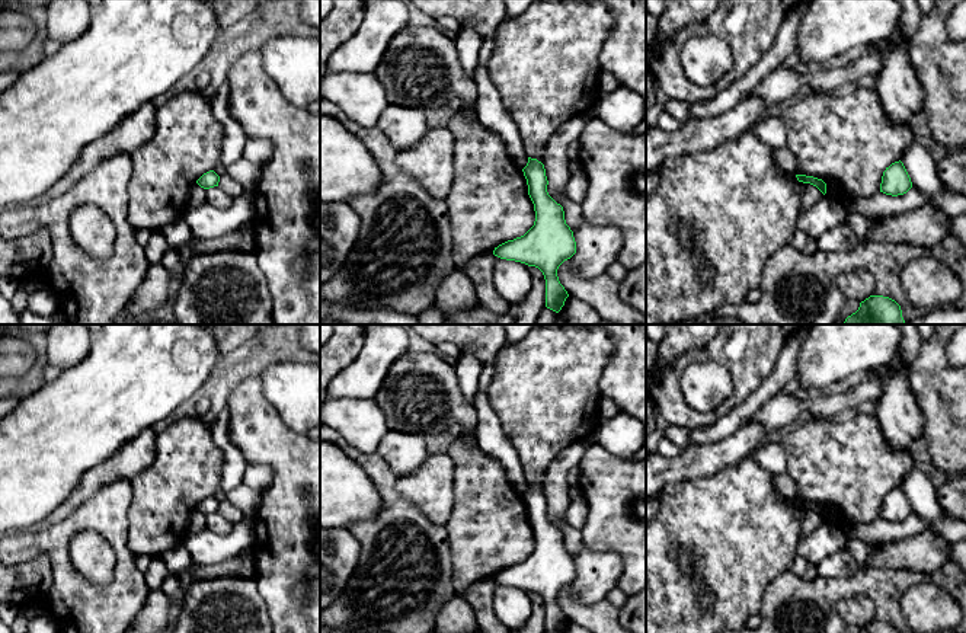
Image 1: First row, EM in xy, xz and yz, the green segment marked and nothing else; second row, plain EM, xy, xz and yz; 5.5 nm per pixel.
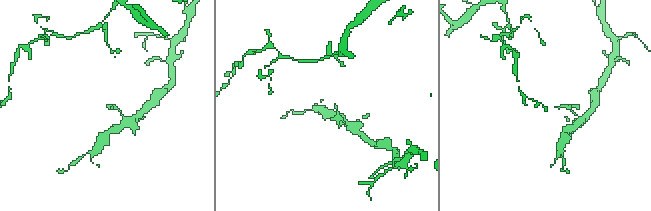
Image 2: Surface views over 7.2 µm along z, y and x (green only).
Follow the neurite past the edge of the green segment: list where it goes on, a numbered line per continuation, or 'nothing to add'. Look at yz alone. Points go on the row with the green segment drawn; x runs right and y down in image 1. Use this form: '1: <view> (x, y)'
nothing to add

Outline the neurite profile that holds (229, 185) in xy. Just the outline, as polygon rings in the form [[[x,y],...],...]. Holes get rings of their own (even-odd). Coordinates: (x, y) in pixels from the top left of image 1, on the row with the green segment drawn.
[[[227,175],[220,178],[218,186],[231,198],[236,198],[244,192],[244,188]]]

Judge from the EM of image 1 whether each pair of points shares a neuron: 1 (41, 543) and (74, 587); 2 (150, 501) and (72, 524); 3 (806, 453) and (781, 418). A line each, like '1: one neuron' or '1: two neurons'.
1: one neuron
2: two neurons
3: two neurons

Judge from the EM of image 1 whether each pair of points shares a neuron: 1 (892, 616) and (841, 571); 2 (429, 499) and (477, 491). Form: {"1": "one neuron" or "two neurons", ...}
{"1": "two neurons", "2": "two neurons"}

